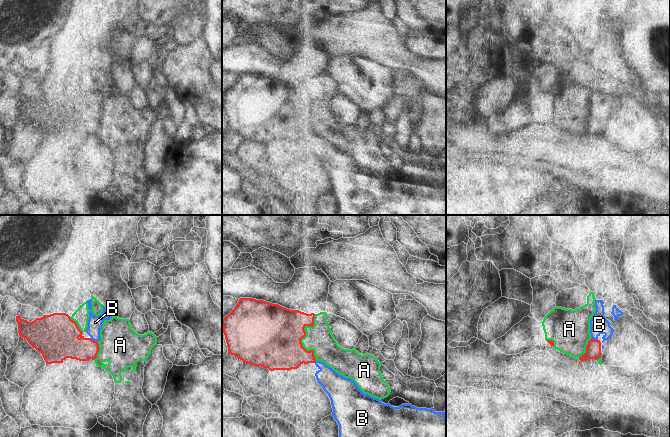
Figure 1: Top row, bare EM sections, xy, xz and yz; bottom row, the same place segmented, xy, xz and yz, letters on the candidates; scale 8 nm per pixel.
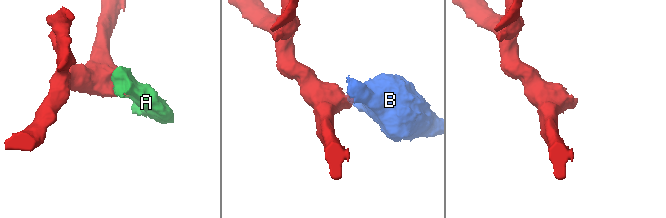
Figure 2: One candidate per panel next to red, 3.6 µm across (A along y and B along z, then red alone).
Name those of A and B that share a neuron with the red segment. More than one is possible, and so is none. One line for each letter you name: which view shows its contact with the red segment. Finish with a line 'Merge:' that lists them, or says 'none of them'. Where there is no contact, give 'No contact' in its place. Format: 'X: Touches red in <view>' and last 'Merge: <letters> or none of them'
B: Touches red in yz
Merge: B.

